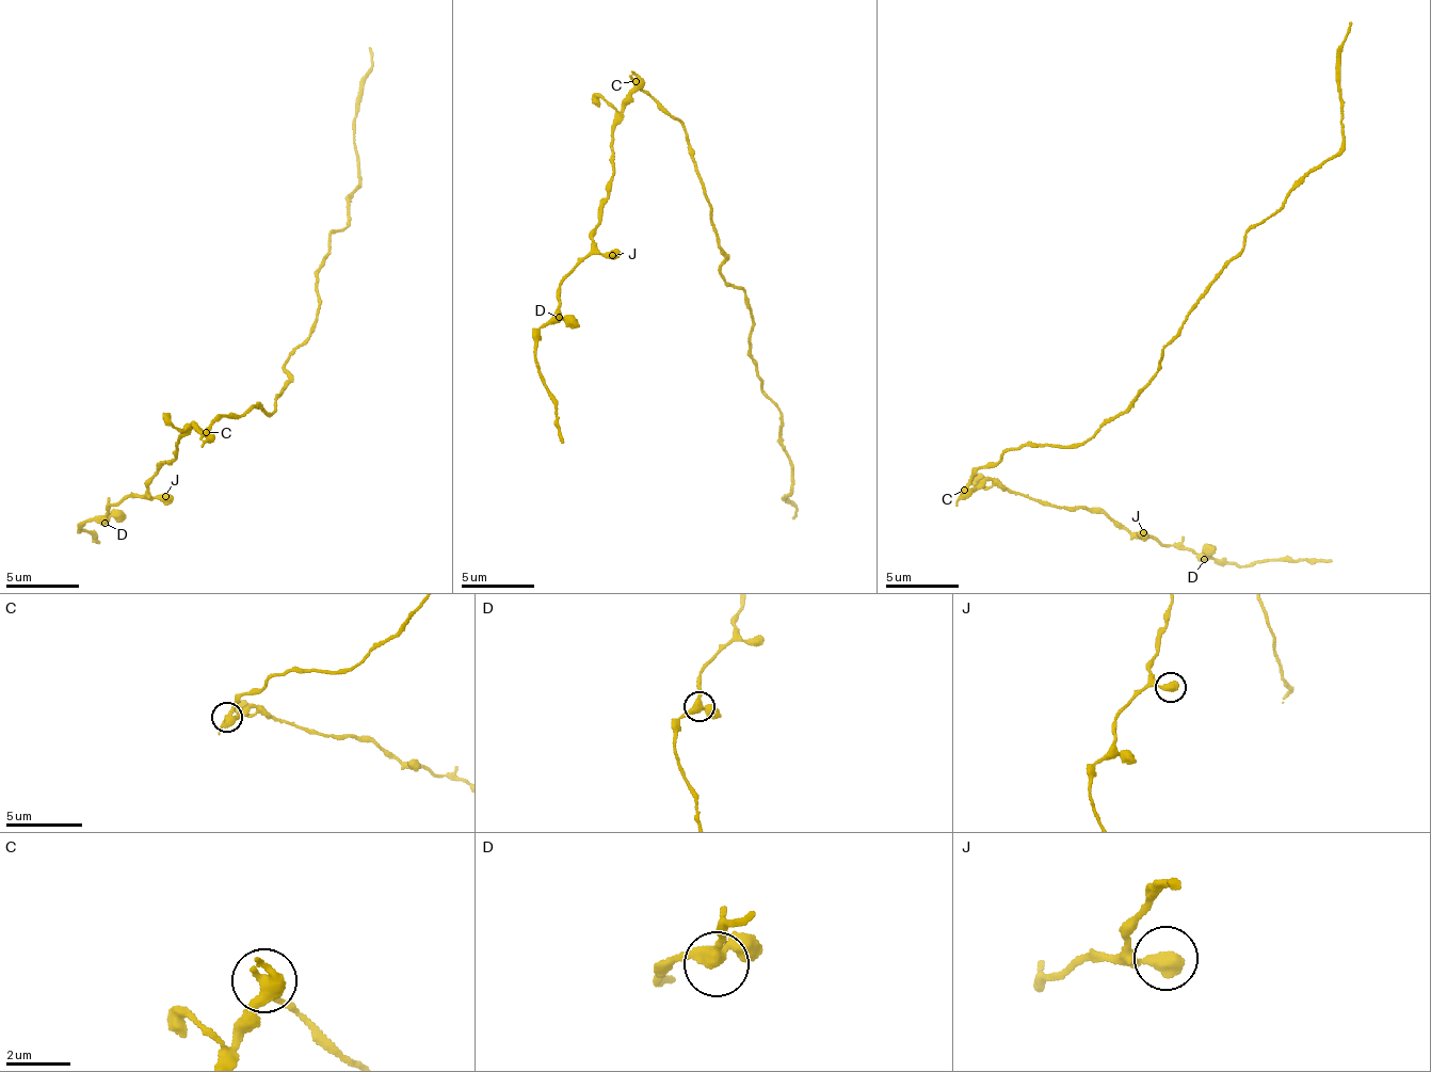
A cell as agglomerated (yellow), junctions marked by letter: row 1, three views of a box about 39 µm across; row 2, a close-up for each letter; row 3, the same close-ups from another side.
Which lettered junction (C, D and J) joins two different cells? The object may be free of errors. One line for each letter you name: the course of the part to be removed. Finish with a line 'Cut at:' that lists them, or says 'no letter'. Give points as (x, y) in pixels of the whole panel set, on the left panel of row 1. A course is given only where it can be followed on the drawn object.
C: foreign part runs (205, 433), (253, 406), (269, 415), (309, 333), (317, 269), (359, 187), (368, 46)
Cut at: C

